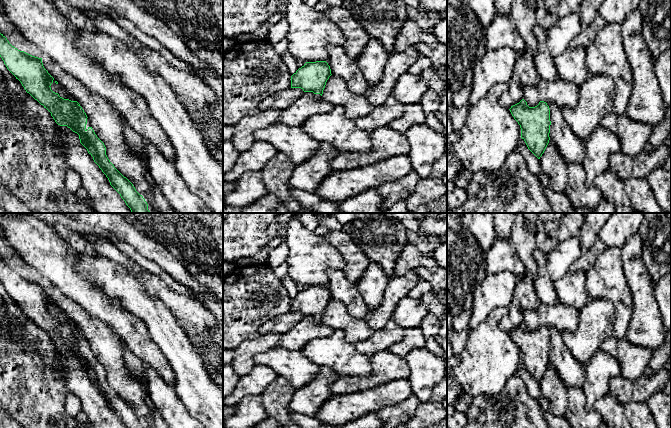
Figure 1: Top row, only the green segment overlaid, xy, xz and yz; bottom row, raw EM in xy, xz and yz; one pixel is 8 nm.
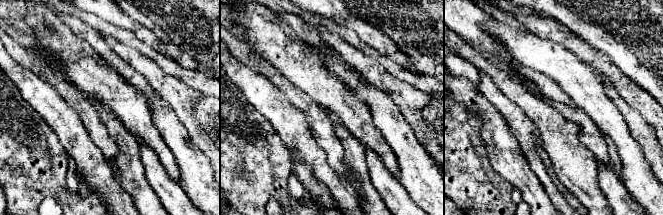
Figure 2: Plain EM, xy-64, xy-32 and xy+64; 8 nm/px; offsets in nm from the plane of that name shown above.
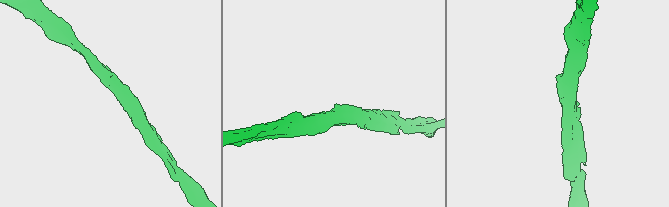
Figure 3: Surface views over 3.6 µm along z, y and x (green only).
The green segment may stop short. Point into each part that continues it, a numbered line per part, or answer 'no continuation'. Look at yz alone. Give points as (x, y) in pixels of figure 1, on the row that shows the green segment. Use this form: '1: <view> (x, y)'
no continuation

